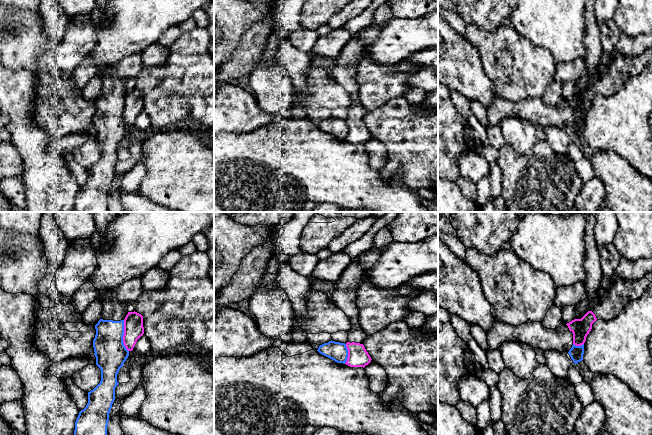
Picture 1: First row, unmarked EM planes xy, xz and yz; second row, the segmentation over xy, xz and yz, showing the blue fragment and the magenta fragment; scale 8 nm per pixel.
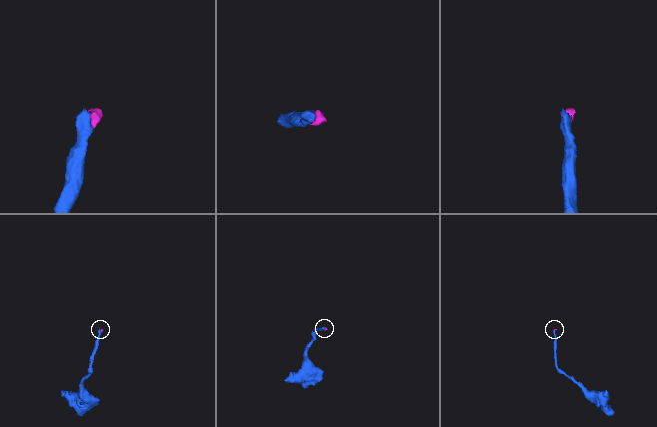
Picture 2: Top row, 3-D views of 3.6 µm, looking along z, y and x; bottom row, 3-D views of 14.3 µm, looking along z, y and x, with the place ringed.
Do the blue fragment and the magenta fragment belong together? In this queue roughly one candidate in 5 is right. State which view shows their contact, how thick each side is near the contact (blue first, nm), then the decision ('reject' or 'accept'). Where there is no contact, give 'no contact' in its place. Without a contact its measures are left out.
meets blue in xy; 260 nm thick on the blue side, 160 nm on the other; reject

